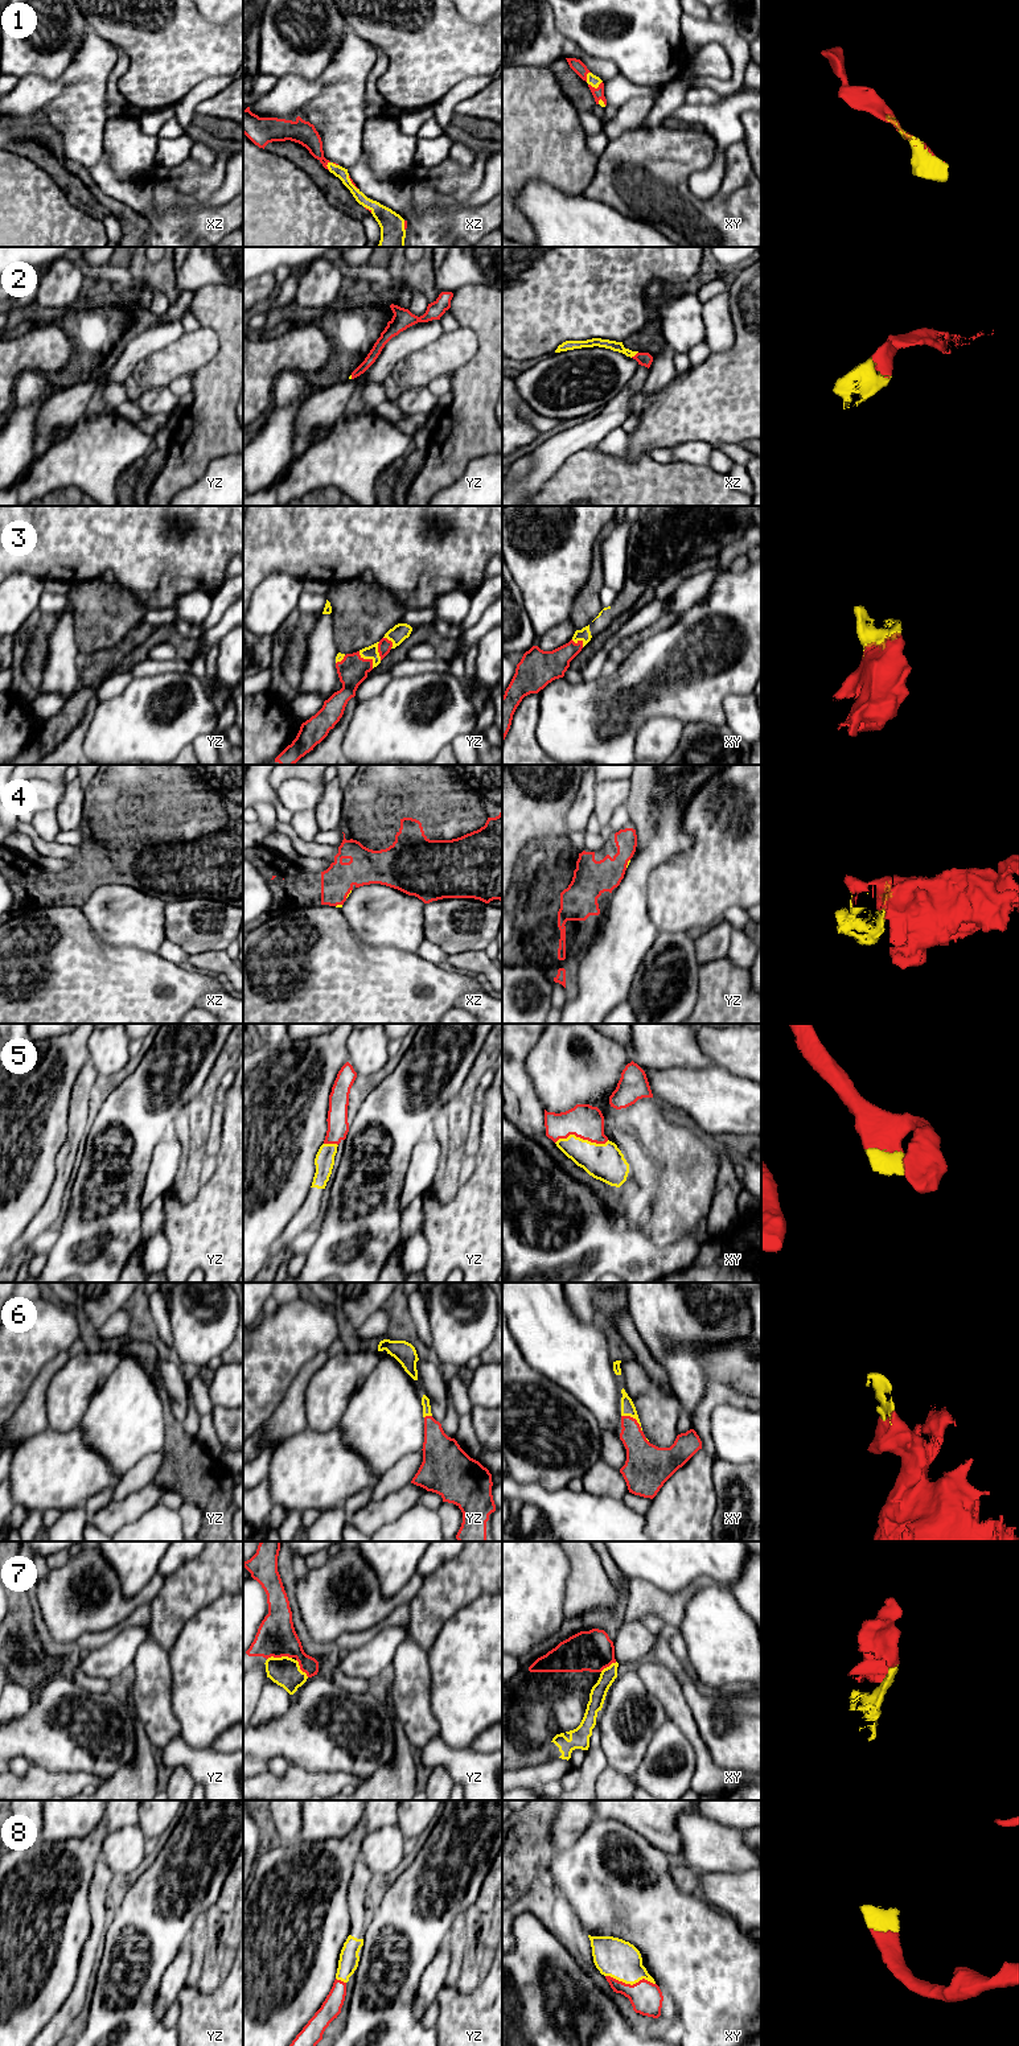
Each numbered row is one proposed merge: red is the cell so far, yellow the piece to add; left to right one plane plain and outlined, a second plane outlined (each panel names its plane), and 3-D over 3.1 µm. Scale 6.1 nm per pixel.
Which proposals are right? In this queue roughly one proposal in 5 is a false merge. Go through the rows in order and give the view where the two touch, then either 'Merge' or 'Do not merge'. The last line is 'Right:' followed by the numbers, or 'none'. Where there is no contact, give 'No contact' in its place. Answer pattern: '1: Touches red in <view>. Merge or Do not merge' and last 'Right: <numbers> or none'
1: Touches red in xy. Merge
2: Touches red in xz. Merge
3: Touches red in yz. Merge
4: Touches red in xz. Merge
5: Touches red in xy. Merge
6: Touches red in xy. Merge
7: Touches red in yz. Merge
8: Touches red in xy. Merge
Right: 1, 2, 3, 4, 5, 6, 7, 8

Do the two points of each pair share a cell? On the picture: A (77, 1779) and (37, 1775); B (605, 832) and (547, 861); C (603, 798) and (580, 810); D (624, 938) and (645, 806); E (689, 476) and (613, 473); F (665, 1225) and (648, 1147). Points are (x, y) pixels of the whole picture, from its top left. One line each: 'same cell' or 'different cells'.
A: same cell
B: different cells
C: different cells
D: same cell
E: same cell
F: same cell

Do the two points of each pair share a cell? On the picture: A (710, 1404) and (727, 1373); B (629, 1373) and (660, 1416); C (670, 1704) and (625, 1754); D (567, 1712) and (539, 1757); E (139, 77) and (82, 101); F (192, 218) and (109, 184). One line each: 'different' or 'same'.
A: different
B: same
C: different
D: same
E: different
F: same

